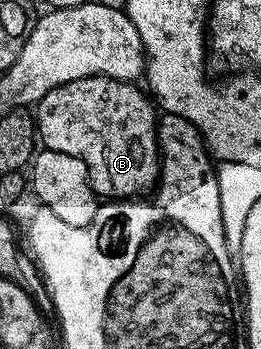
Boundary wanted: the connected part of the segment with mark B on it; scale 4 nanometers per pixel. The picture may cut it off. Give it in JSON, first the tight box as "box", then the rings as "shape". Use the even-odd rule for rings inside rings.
{"box":[35,77,161,198],"shape":[[[85,77],[51,90],[35,108],[37,112],[35,132],[40,143],[48,151],[71,154],[82,160],[89,168],[89,183],[101,198],[137,198],[148,193],[159,180],[161,171],[161,157],[157,143],[159,116],[155,111],[154,101],[136,87],[138,87],[136,83],[112,80],[111,77]]]}

